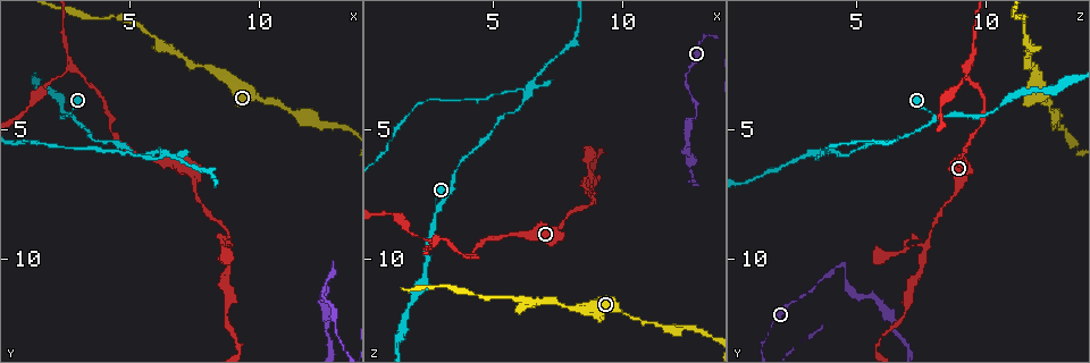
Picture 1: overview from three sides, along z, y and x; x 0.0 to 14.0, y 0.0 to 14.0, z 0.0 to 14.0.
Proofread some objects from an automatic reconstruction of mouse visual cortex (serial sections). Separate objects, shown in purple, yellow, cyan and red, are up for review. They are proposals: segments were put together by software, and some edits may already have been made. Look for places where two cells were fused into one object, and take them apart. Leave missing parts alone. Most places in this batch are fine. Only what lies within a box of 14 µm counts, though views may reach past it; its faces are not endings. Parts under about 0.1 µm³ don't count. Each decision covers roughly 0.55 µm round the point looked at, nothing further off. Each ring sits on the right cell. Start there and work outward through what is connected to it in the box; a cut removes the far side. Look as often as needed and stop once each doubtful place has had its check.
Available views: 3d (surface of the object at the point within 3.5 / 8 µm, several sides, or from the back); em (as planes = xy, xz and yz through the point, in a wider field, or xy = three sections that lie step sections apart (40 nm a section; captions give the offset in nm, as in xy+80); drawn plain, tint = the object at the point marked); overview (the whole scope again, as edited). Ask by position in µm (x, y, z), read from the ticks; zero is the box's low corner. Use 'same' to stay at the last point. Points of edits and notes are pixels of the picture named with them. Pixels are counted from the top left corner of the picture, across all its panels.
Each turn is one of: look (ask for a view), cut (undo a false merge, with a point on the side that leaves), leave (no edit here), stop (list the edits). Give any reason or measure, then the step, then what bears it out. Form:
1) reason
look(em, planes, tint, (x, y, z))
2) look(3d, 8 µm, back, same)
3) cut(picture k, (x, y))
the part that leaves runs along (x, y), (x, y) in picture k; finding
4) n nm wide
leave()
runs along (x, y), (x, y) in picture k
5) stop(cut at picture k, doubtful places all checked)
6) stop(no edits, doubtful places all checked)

sharp bend
look(3d, 3.5 µm, (12.9, 10.2, 4.5))

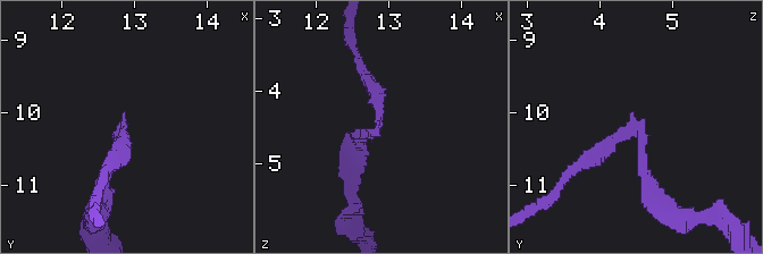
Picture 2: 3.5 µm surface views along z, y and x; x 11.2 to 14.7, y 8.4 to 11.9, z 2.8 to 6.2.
look(em, xy, step 1, plain, (12.85, 10.20, 4.50))

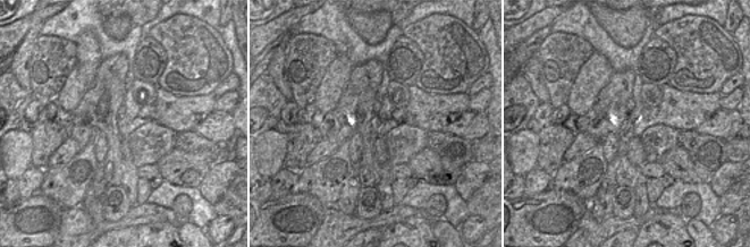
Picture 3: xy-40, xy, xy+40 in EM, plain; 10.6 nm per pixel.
look(em, xy, step 1, tint, same)

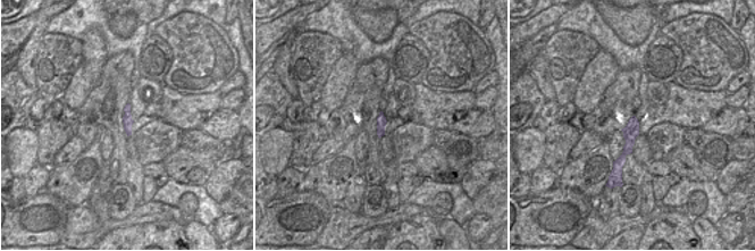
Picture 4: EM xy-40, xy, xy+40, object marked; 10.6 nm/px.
100 nm wide
cut(picture 2, (643, 168))
the part that leaves runs along (636, 127), (647, 183), (681, 217) in picture 2; a second cell is stuck on

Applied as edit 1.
look(overview)

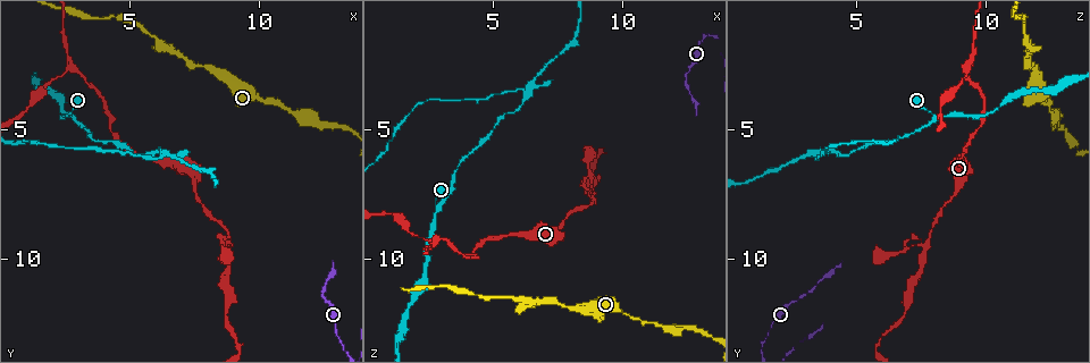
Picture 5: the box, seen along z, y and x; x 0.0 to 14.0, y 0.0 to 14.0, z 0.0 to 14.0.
two arms in line, one across
look(3d, 3.5 µm, (8.9, 9.5, 7.7))

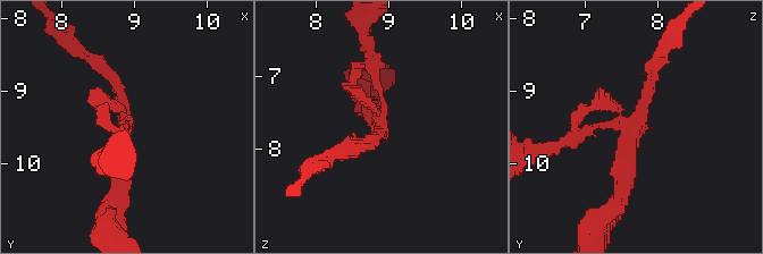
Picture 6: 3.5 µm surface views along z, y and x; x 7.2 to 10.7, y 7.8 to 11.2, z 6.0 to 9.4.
look(em, xy, step 5, tint, (8.85, 9.50, 7.65))

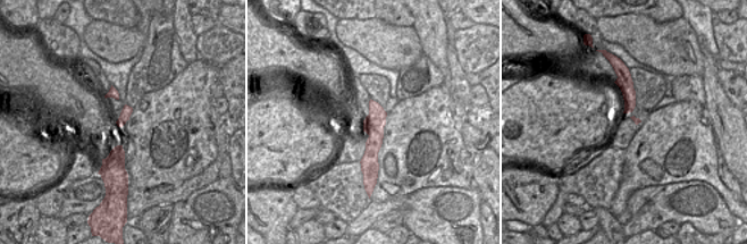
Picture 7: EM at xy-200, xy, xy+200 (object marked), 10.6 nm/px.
look(em, xy, step 1, tint, same)

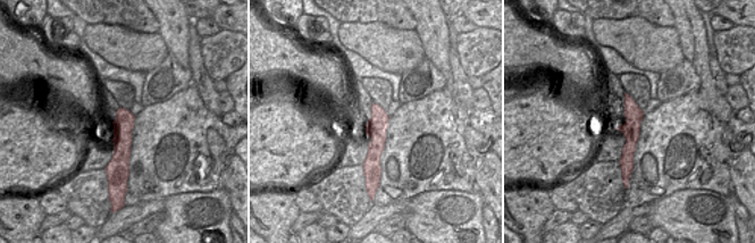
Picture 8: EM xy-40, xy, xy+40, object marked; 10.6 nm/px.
cut(picture 6, (103, 102))
the part that leaves runs along (618, 125), (580, 128), (539, 153) in picture 6; a second cell is stuck on

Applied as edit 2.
redraw
look(overview)

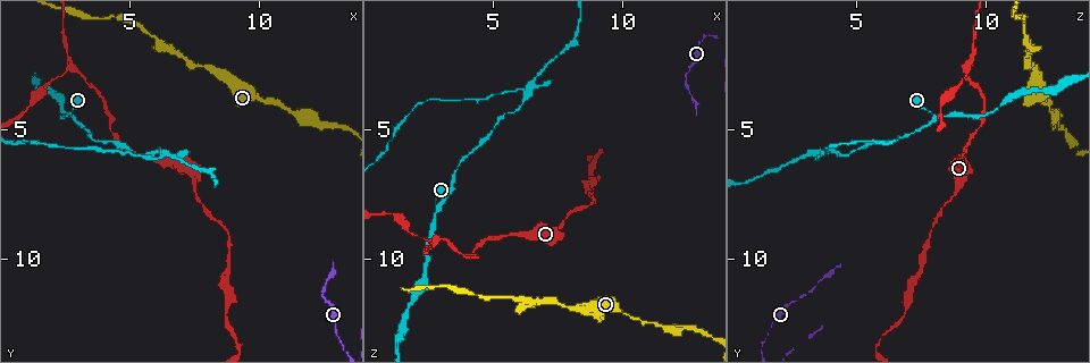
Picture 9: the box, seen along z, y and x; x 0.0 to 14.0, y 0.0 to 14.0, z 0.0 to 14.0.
thick turns thin
look(3d, 8 µm, (2.9, 4.5, 8.3))

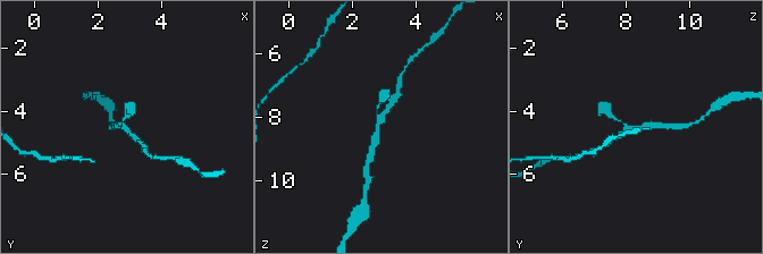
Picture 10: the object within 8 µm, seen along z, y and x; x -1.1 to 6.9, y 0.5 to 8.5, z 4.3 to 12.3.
now the EM
look(em, xy, step 1, tint, (2.8, 4.5, 8.2))

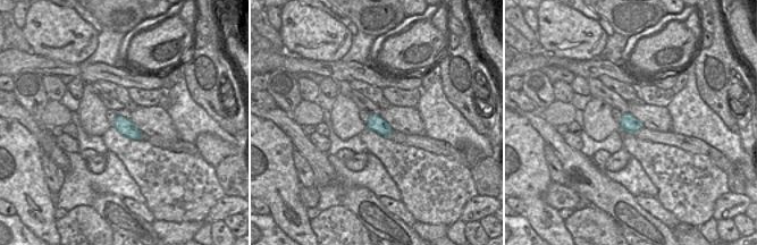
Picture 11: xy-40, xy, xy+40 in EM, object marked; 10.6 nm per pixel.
leave()
continuous, no second cell

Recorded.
sharp bend
look(3d, 8 µm, (2.8, 2.6, 9.3))

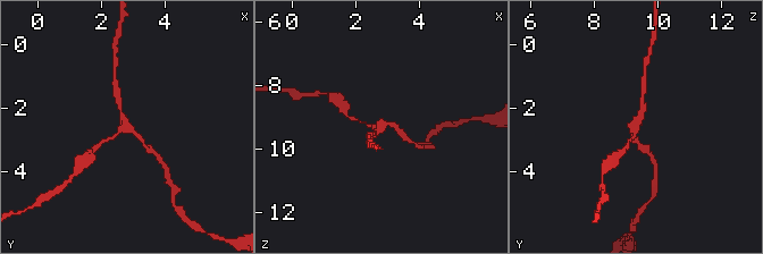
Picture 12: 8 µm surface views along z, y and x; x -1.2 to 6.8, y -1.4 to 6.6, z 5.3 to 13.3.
look(em, xy, step 5, tint, (2.7, 2.6, 9.3))

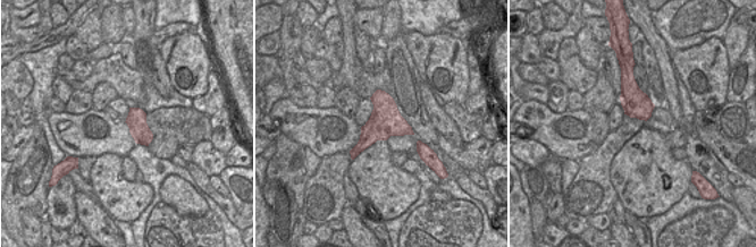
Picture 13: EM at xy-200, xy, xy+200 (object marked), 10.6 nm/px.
340 nm wide
leave()
runs along (401, 133), (391, 124), (370, 126), (354, 119) in picture 12; one cell here

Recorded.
three arms meet
look(3d, 3.5 µm, (6.3, 6.0, 3.6))

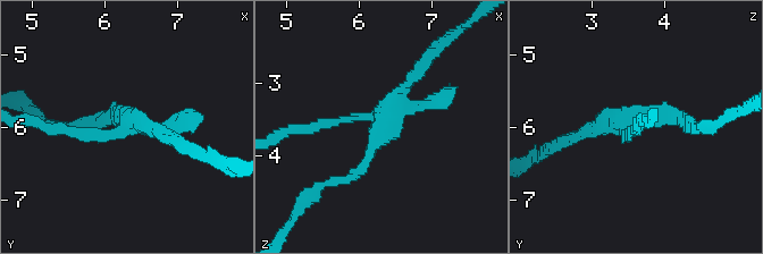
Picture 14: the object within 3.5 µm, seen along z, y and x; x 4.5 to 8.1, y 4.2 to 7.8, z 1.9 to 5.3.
look(em, xy, step 3, tint, (6.35, 5.90, 3.50))

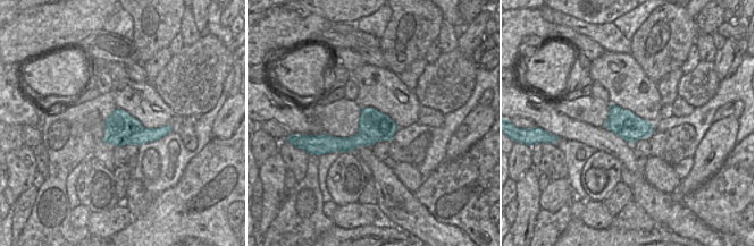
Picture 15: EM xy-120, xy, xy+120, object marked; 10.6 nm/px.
cut(picture 14, (332, 123))
the part that leaves runs along (371, 117), (284, 130) in picture 14; two cells meet here

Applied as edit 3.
stop(cut at picture 2, cut at picture 6, cut at picture 14, doubtful places all checked)

